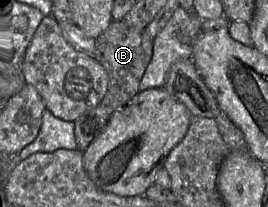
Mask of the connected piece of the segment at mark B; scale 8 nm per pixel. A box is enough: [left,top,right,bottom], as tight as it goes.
[74,20,154,152]

